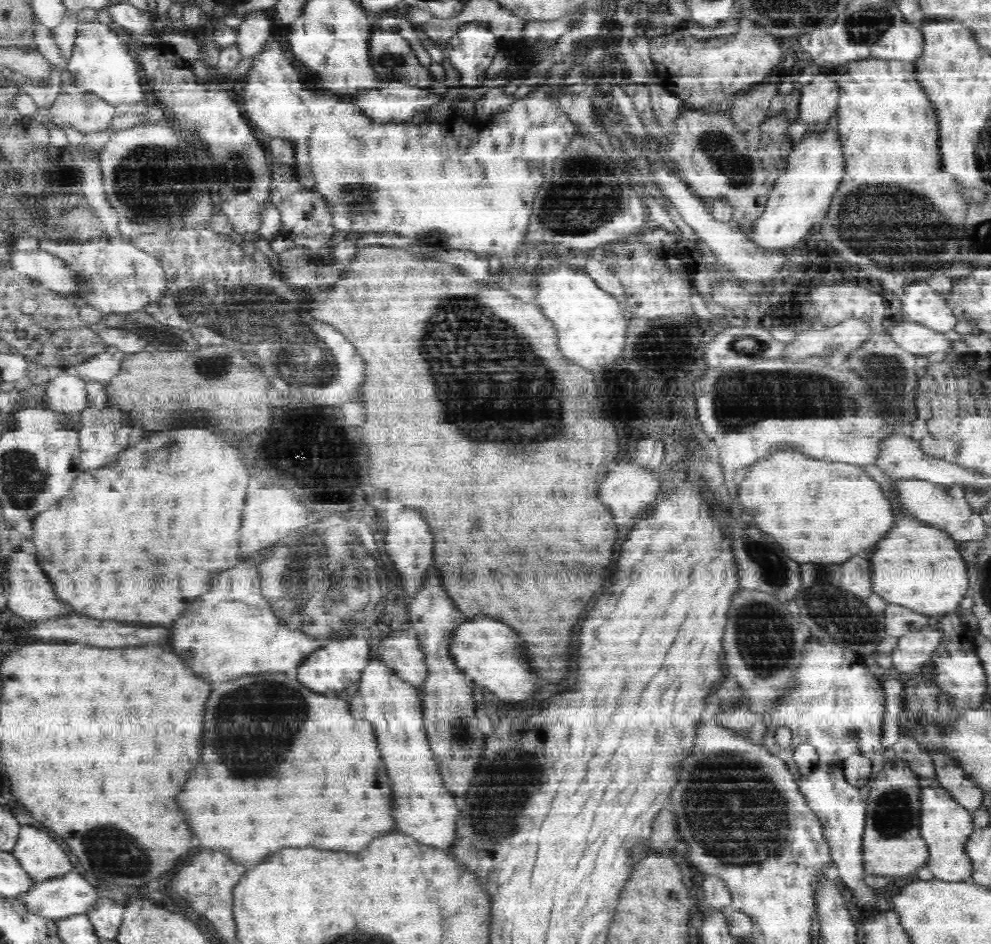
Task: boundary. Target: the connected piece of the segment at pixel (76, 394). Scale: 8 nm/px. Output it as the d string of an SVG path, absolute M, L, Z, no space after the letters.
M62 370L58 376L48 380L48 408L58 412L70 412L78 418L78 413L86 406L86 382Z

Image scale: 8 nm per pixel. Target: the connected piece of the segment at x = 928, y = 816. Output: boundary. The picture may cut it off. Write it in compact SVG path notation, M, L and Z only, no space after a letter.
M940 784L938 788L924 788L920 832L929 846L930 856L927 866L934 879L946 882L970 881L975 868L967 853L967 842L974 832L974 815Z

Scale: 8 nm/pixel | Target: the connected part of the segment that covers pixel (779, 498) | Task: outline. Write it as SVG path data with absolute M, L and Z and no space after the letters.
M790 446L756 462L745 480L740 484L740 500L744 508L754 512L758 528L772 534L796 562L834 564L846 562L854 554L870 554L887 537L898 518L904 517L896 515L892 500L884 495L883 487L868 476L864 466L812 458Z

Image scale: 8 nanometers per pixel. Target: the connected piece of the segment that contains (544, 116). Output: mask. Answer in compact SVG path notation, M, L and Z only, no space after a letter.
M272 37L270 42L265 44L265 49L259 53L254 61L254 68L248 74L248 86L242 89L242 95L245 100L245 110L249 120L253 122L260 134L274 136L285 136L290 140L294 140L296 144L296 169L300 175L300 183L304 183L306 187L317 190L323 194L334 213L334 226L338 230L350 230L350 232L398 232L402 236L410 236L410 238L420 239L426 238L434 246L442 246L442 248L466 248L472 250L476 254L498 254L504 262L504 258L514 260L514 256L518 254L518 248L524 244L526 234L528 234L528 222L530 222L530 214L532 214L532 206L534 198L540 190L540 186L544 184L544 180L552 178L554 174L553 168L555 161L564 153L568 147L568 143L572 137L576 135L578 125L570 120L570 116L562 110L558 99L552 96L551 85L543 85L534 87L524 98L520 98L512 102L508 109L502 114L498 113L493 116L488 124L480 130L476 130L478 126L475 122L465 124L465 120L452 122L452 126L444 123L423 122L419 125L412 123L396 124L378 124L378 122L366 118L364 114L359 112L358 108L349 99L338 100L332 98L330 94L324 94L307 88L307 83L303 82L303 75L294 72L294 66L284 57L280 51L279 42Z

